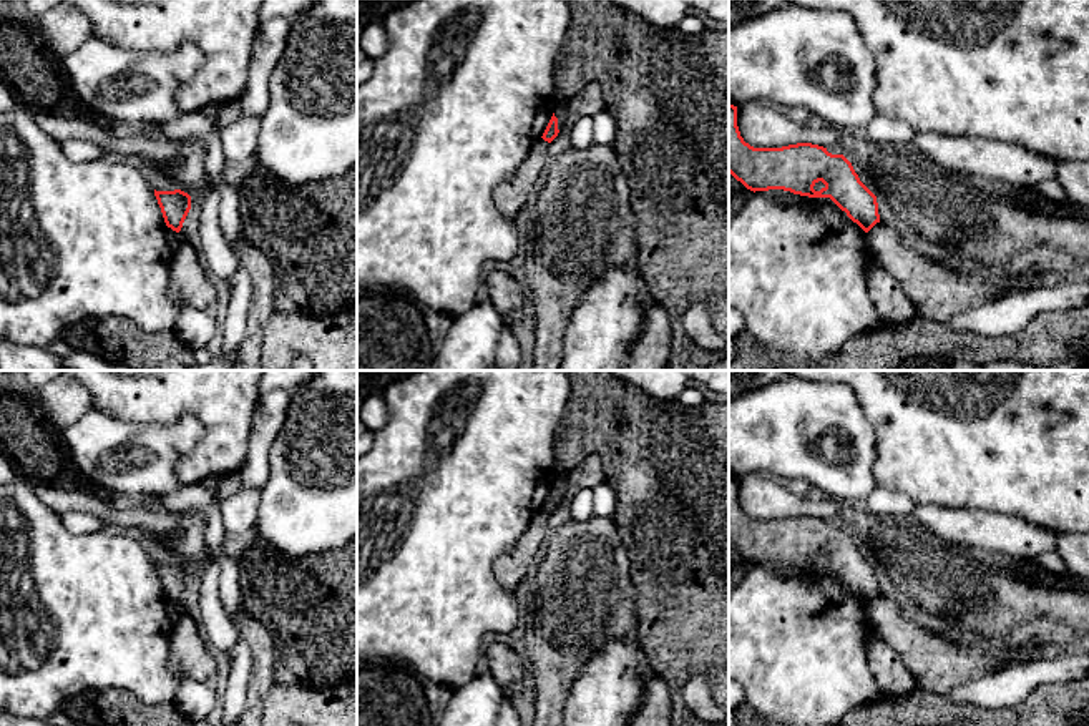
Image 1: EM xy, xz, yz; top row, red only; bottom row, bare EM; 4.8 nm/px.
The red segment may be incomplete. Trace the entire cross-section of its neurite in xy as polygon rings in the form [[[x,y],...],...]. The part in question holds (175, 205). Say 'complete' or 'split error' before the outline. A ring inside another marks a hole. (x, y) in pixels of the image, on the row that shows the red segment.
complete; [[[154,189],[154,196],[161,208],[166,226],[179,233],[191,209],[191,196],[181,189],[174,189],[174,191]]]

